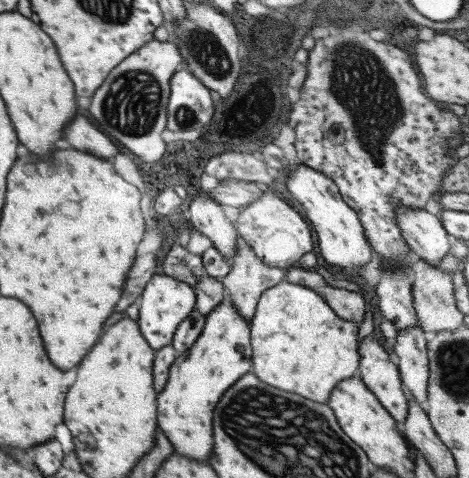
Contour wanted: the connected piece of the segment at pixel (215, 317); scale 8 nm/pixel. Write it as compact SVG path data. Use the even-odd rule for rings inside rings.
M221 300L206 314L193 346L178 354L171 363L165 386L156 393L156 426L178 456L197 462L206 462L212 456L213 408L223 392L252 366L249 327L250 324L235 312L229 300Z

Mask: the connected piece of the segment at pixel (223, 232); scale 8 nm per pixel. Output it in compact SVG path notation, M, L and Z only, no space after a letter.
M199 188L185 213L194 230L209 238L213 248L228 261L235 254L237 231L225 216L221 204L211 200L207 192Z

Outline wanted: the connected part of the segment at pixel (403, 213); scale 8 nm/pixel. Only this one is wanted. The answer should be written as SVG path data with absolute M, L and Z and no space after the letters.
M395 208L395 222L407 246L424 264L437 267L443 256L448 254L447 233L441 221L425 209Z

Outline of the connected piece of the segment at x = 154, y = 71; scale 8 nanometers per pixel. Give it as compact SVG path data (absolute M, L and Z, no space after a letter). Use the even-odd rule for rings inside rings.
M148 40L137 51L127 56L127 60L121 60L121 64L117 64L107 74L103 84L91 96L89 114L101 126L99 130L121 142L131 152L135 152L135 156L143 162L155 162L165 153L161 130L166 126L169 80L181 59L179 50L169 40Z

